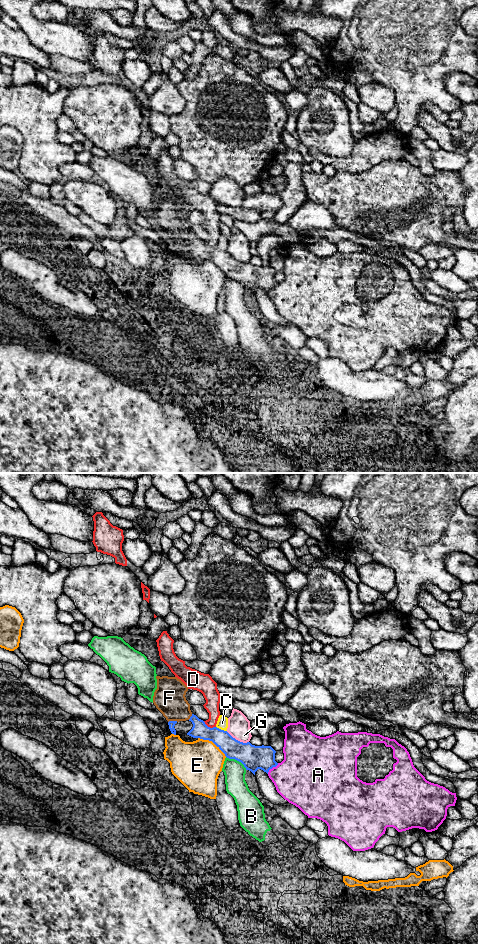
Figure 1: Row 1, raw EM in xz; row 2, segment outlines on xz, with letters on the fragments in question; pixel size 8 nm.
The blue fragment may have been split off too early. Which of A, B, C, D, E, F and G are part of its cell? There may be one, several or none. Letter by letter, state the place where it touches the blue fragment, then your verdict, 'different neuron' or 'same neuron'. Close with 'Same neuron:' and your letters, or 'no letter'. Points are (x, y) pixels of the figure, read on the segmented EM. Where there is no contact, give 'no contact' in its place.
A: contact xz (272, 767); different neuron
B: contact xz (237, 760); different neuron
C: contact xz (220, 729); different neuron
D: contact xz (209, 727); different neuron
E: contact xz (212, 741); different neuron
F: contact xz (172, 721); different neuron
G: contact xz (237, 740); different neuron
Same neuron: no letter

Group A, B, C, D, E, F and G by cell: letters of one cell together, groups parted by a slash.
A / B / C / D E / F / G

